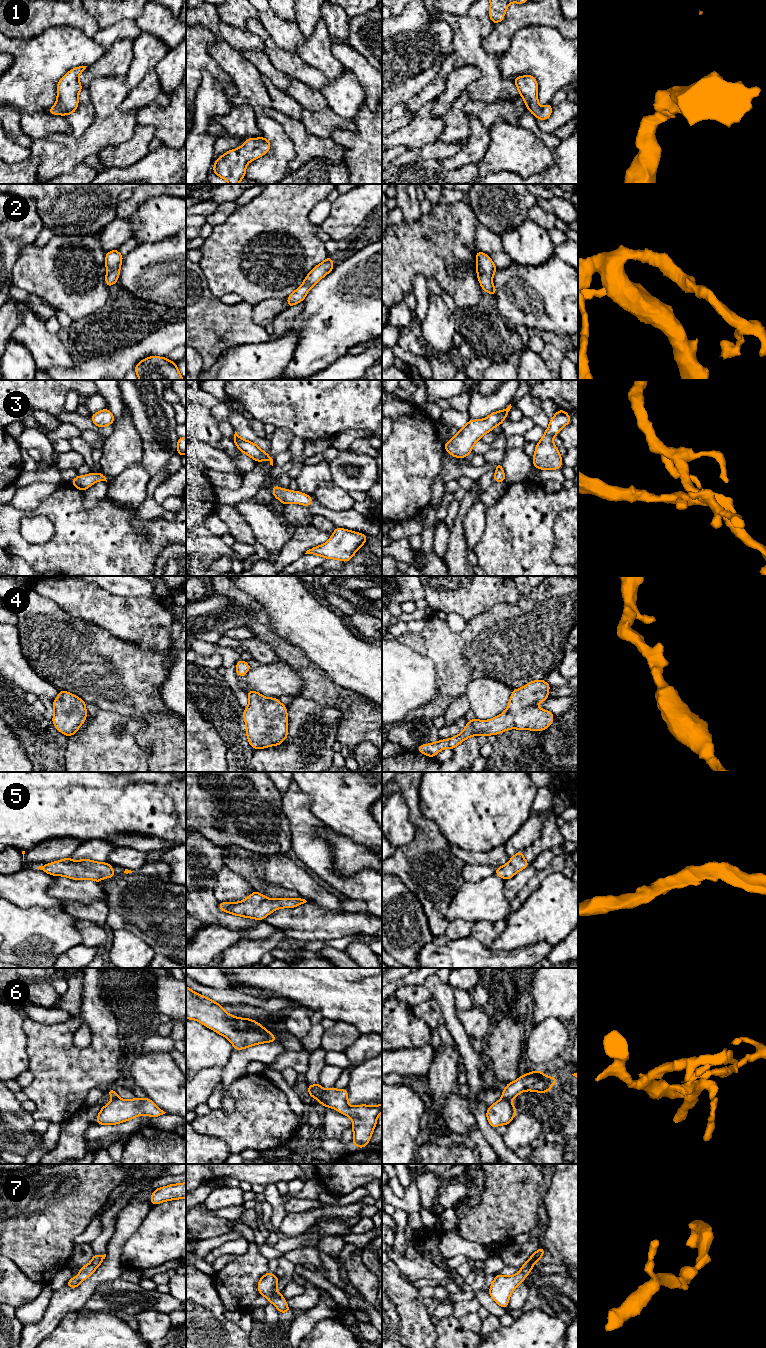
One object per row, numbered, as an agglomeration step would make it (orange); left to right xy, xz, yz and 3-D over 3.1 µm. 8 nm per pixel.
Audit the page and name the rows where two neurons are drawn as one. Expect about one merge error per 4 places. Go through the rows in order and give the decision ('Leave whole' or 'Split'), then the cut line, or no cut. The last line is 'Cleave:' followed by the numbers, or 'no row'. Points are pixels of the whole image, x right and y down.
1: Leave whole. No split
2: Leave whole. No split
3: Split. Split along yz (502, 469), (496, 471)
4: Leave whole. No split
5: Leave whole. No split
6: Split. Split along yz (502, 1098), (508, 1100)
7: Leave whole. No split
Cleave: 3, 6

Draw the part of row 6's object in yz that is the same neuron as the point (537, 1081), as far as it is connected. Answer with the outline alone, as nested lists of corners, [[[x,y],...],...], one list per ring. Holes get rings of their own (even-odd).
[[[531,1071],[506,1084],[506,1088],[502,1091],[502,1099],[514,1099],[523,1091],[546,1093],[557,1080],[558,1077],[548,1077],[542,1071]]]

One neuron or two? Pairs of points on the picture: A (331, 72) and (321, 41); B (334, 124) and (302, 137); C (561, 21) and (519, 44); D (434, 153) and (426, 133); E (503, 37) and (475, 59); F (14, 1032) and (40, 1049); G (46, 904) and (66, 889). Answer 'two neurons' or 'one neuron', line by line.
A: one neuron
B: one neuron
C: two neurons
D: two neurons
E: two neurons
F: two neurons
G: two neurons

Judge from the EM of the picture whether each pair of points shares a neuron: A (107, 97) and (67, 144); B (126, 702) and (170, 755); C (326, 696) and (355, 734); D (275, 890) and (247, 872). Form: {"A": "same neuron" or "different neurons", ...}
{"A": "same neuron", "B": "same neuron", "C": "same neuron", "D": "same neuron"}

